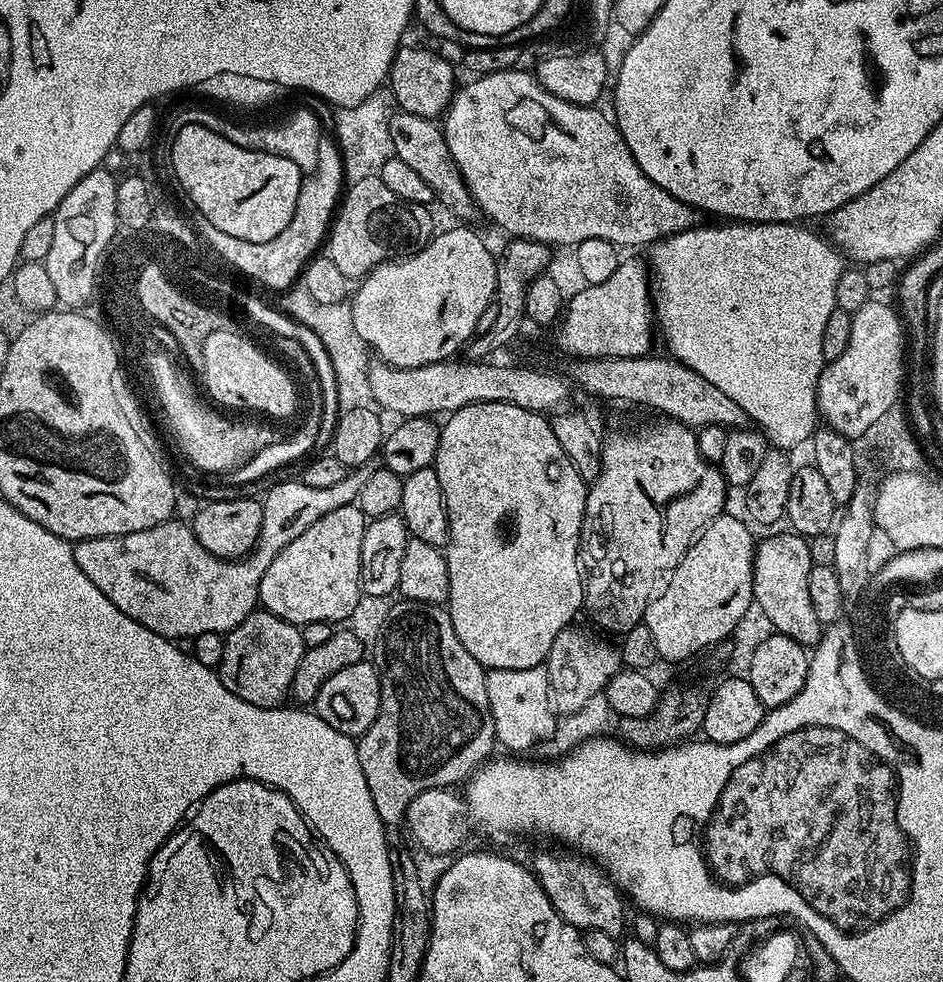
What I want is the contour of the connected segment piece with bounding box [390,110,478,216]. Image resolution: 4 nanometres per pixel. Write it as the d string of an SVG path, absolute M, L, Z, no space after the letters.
M403 110L393 111L390 118L390 138L394 155L402 158L402 162L407 162L425 180L426 186L432 188L437 201L441 200L456 216L477 215L478 208L458 166L452 161L441 125L435 119Z

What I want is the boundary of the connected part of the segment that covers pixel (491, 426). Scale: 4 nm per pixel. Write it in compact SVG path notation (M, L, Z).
M486 402L459 408L445 420L448 421L440 428L434 467L438 482L442 482L442 494L448 511L446 555L450 570L450 594L446 607L454 622L454 634L458 634L458 642L462 642L462 646L466 646L466 650L470 650L470 654L474 654L474 658L486 670L528 670L530 667L538 667L548 659L554 638L577 619L576 611L584 608L580 527L584 521L584 499L588 496L589 485L580 477L578 470L574 470L570 458L566 458L566 450L562 450L562 446L558 446L558 438L554 438L551 423L541 413L522 410L522 406L513 404Z

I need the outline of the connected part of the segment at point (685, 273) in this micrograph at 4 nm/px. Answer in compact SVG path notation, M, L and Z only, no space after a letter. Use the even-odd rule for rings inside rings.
M724 222L721 223L721 228L703 228L697 226L694 228L687 228L685 232L679 232L673 236L666 236L662 240L657 240L655 244L651 245L650 252L652 252L652 260L650 259L650 272L654 277L654 283L651 285L650 291L652 293L652 302L654 305L654 324L658 329L658 336L664 339L664 344L668 347L667 355L685 364L690 370L694 370L698 374L702 374L702 378L706 378L706 382L714 382L714 386L718 386L718 390L722 390L722 394L726 394L726 398L734 398L734 402L738 402L738 406L742 406L742 410L746 410L749 421L753 425L758 426L759 431L763 432L768 437L768 443L776 450L793 450L799 444L807 445L811 441L814 433L818 428L818 413L816 411L816 391L818 390L818 382L820 375L824 372L824 365L826 363L824 355L822 354L822 330L826 330L826 318L830 318L830 314L836 309L836 291L838 290L838 282L840 275L846 270L846 260L839 248L832 243L831 239L819 236L816 232L811 232L810 229L804 228L808 226L801 226L799 223L793 222L791 224L750 224L747 222Z

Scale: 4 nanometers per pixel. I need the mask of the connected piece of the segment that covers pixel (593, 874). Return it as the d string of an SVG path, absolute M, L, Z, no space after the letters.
M542 852L530 862L536 879L546 891L551 905L564 921L583 931L602 929L604 933L619 939L628 918L624 916L624 898L619 888L596 862L579 854L574 858L558 858L550 852Z

